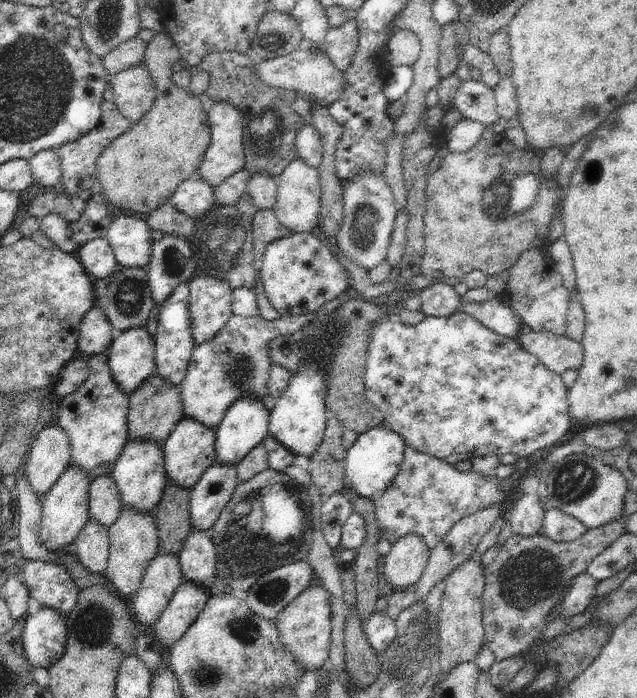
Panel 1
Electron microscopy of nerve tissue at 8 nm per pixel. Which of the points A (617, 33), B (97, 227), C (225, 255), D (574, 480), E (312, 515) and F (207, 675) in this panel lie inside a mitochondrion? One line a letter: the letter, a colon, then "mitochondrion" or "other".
A: other
B: other
C: mitochondrion
D: mitochondrion
E: other
F: mitochondrion

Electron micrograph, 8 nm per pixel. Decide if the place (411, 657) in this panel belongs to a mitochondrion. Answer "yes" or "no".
yes

